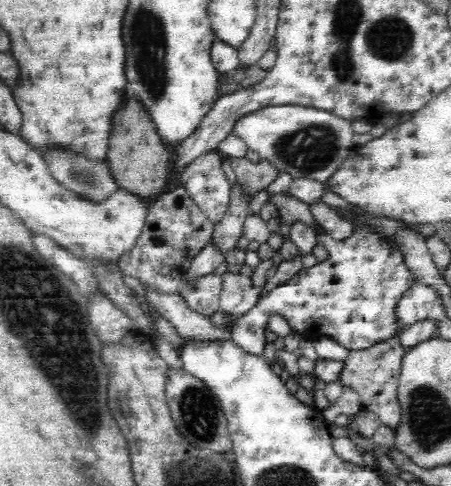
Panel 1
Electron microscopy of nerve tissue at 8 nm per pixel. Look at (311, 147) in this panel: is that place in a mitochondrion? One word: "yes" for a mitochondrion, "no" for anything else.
yes

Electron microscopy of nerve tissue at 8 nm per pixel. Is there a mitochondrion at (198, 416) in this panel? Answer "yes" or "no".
yes

